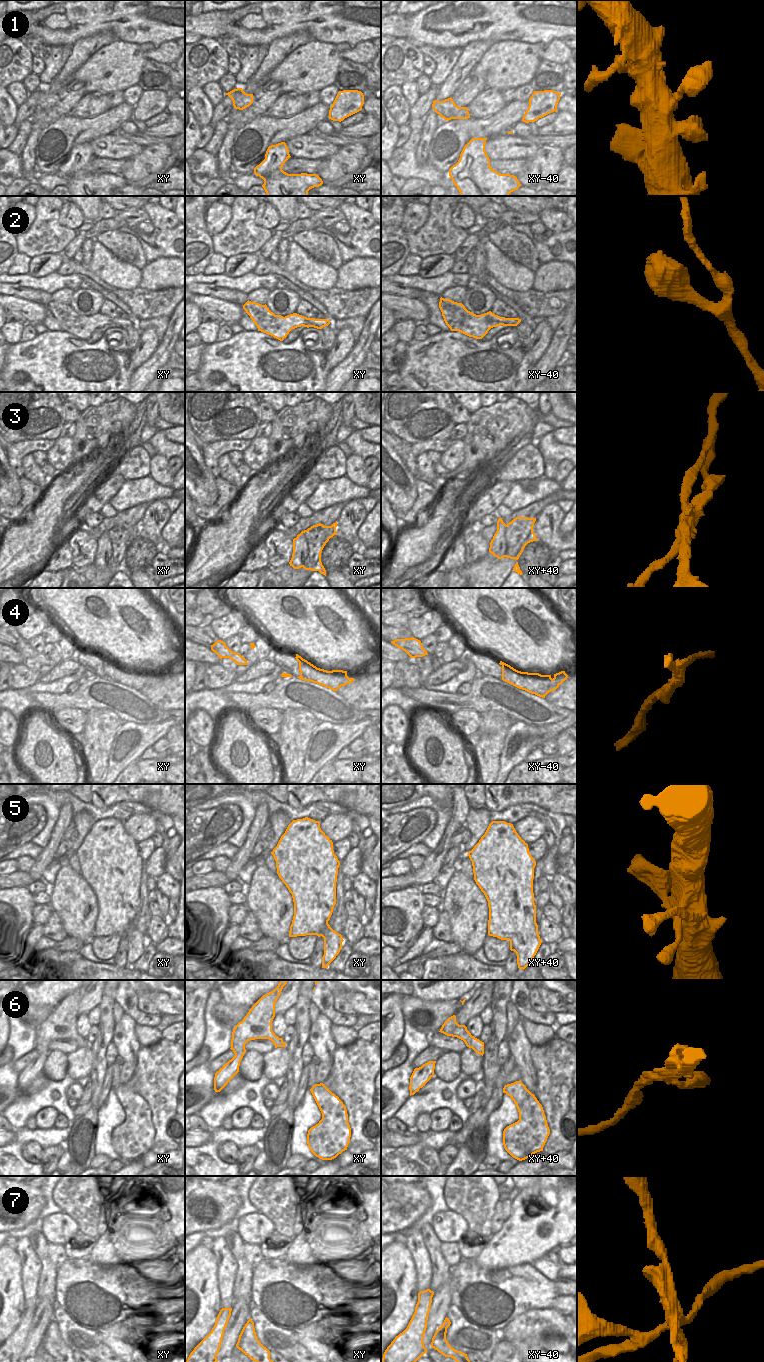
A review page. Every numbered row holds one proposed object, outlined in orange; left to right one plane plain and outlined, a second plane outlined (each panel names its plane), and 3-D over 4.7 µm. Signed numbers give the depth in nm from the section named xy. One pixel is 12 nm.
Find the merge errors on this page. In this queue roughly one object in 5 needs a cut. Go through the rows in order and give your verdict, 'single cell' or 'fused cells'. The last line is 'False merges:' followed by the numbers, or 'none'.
1: single cell
2: single cell
3: fused cells
4: fused cells
5: single cell
6: single cell
7: fused cells
False merges: 3, 4, 7

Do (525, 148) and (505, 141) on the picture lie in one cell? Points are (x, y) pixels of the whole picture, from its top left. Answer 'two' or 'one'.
one

